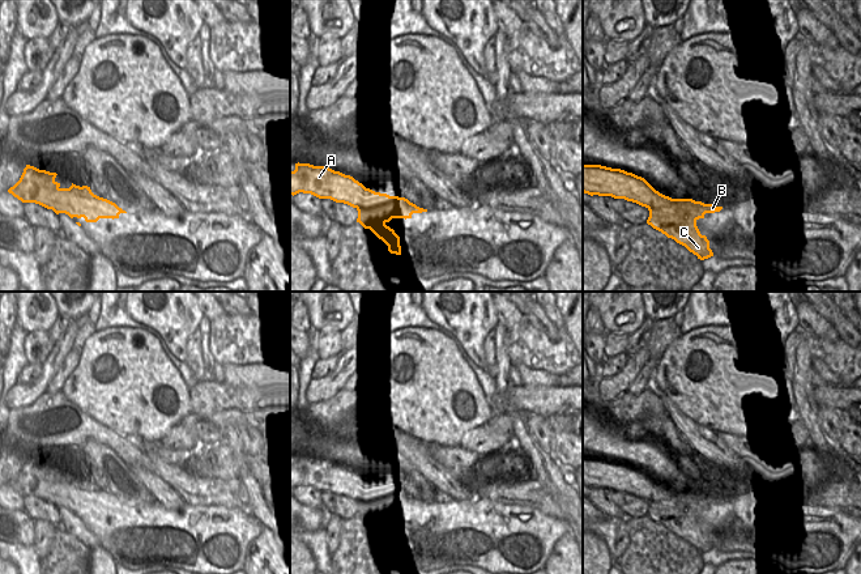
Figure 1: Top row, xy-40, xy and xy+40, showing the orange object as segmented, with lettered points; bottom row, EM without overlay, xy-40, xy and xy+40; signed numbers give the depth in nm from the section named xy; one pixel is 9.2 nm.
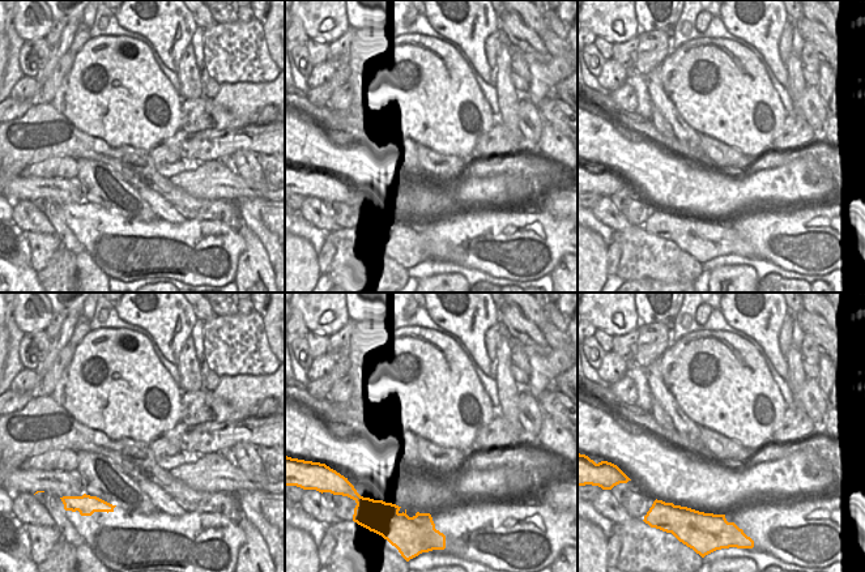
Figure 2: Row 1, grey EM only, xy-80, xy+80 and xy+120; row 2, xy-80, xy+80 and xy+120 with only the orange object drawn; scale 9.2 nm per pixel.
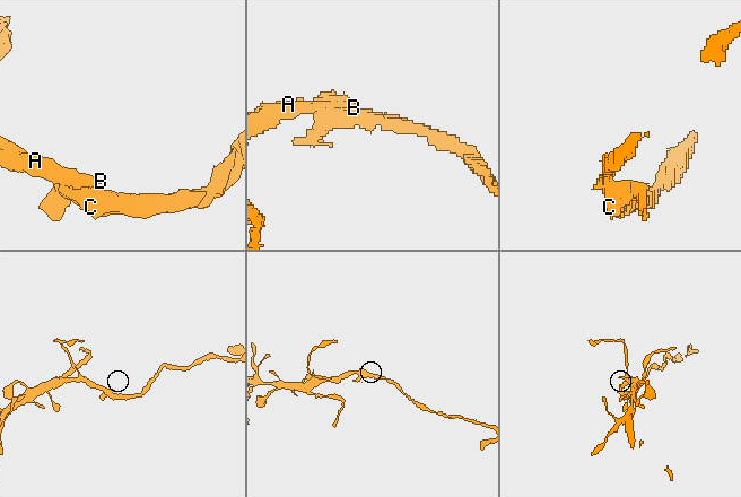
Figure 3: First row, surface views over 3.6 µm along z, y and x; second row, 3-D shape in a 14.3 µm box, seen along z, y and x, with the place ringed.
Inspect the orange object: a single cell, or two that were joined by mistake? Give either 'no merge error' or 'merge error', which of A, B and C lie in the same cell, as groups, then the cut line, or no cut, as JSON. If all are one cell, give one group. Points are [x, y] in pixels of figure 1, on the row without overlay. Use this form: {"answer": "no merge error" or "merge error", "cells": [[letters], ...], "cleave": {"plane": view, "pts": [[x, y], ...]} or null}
{"answer": "merge error", "cells": [["A"], ["B", "C"]], "cleave": {"plane": "xy-40", "pts": [[89, 481], [85, 489], [72, 493], [63, 505]]}}

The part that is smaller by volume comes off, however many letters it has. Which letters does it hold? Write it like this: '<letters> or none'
B, C.

